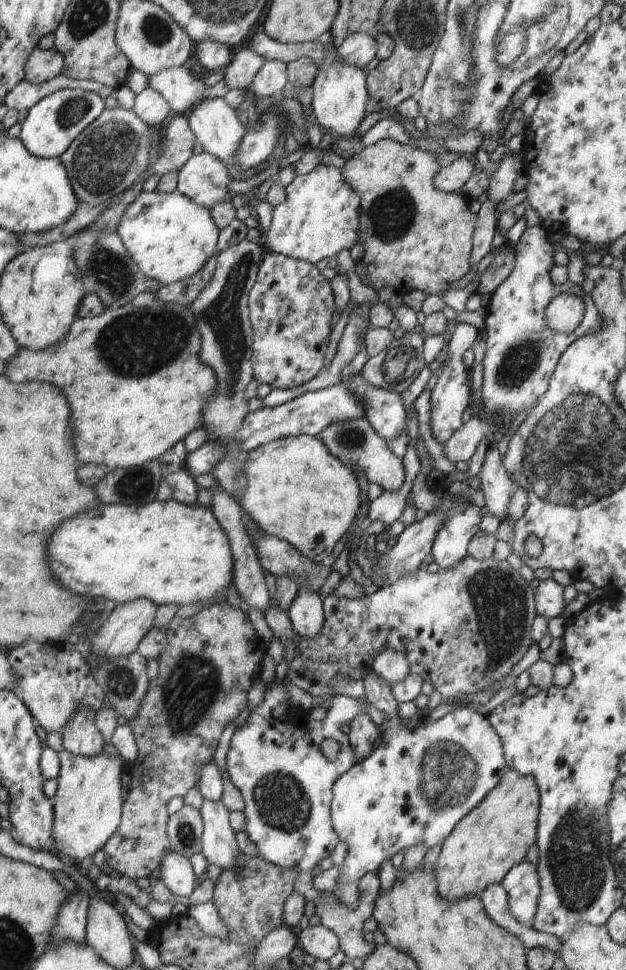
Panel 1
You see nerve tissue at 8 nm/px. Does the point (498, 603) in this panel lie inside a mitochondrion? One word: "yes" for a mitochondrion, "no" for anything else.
yes

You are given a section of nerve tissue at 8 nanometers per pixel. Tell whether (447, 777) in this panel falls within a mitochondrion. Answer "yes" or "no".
yes

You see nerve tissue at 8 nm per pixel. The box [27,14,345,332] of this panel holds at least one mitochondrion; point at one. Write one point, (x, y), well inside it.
(104, 156)

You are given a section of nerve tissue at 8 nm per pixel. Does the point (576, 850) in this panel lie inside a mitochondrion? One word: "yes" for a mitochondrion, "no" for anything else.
yes

